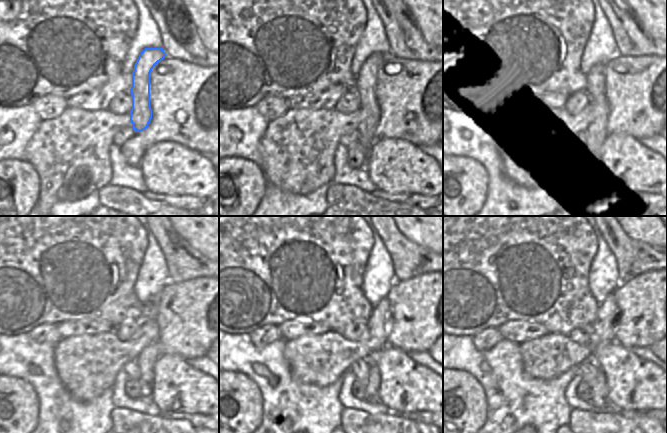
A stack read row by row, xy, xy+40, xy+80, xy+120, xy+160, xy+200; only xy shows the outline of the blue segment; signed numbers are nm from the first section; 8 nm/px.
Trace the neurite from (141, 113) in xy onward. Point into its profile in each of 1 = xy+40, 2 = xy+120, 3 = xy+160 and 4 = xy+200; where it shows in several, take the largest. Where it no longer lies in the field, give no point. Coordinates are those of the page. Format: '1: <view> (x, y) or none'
1: xy+40 (365, 84)
2: xy+120 (146, 360)
3: xy+160 (372, 387)
4: xy+200 (599, 390)

